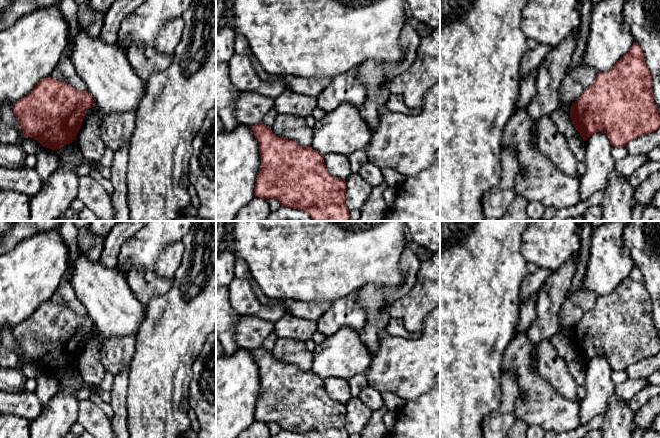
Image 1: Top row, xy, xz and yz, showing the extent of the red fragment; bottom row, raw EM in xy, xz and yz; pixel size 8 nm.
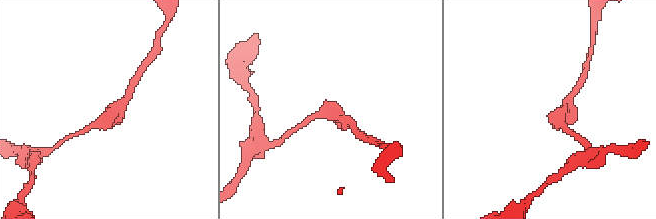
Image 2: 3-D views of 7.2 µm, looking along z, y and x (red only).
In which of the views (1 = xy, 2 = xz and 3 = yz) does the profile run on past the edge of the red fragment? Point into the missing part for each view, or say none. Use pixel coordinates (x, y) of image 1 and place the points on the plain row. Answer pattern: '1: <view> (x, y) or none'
1: none
2: none
3: none

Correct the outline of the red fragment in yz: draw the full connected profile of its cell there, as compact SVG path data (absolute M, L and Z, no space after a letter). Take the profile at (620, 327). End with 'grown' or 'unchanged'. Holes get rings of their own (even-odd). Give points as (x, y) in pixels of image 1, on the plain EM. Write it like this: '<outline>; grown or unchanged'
M634 266L612 293L597 297L592 309L572 327L570 342L584 365L596 356L604 356L612 371L623 371L642 359L660 352L660 335L652 316L650 295L642 271Z; unchanged

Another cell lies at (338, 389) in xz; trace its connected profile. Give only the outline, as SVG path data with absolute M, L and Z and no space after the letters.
M327 378L324 386L328 396L336 401L346 404L351 398L351 390L347 380L342 378Z

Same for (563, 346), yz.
M557 332L550 341L566 364L576 359L576 352L574 351L570 339L568 339L562 333Z

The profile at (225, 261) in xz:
M225 250L216 256L216 287L227 287L235 278L235 256Z

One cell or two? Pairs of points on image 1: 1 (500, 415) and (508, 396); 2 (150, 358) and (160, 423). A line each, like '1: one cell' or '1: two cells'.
1: one cell
2: one cell

